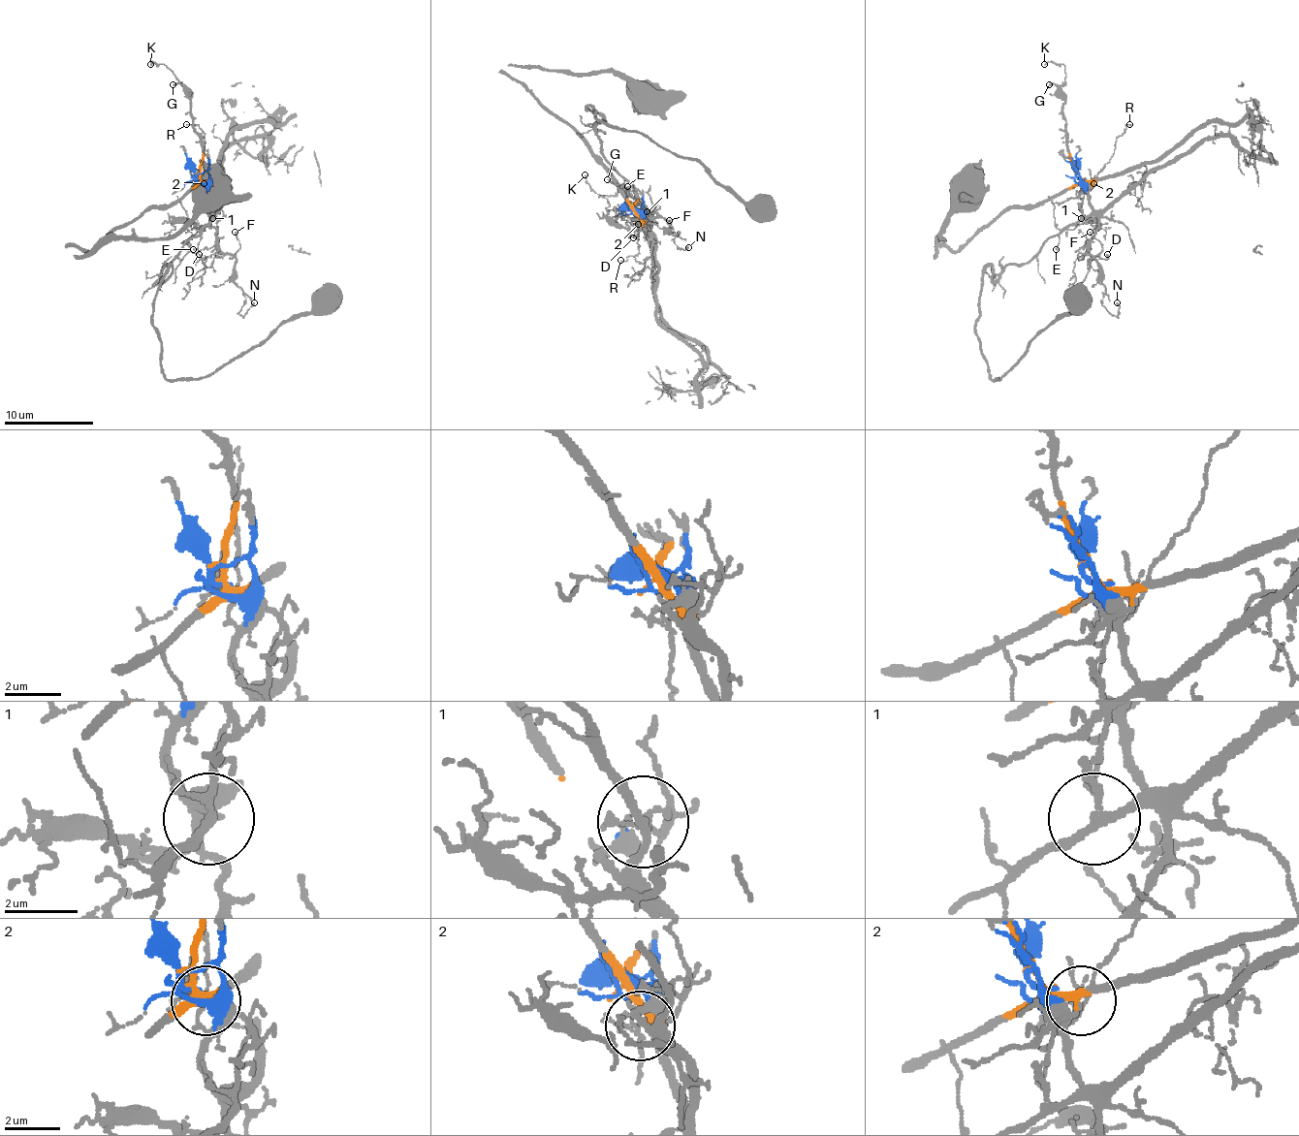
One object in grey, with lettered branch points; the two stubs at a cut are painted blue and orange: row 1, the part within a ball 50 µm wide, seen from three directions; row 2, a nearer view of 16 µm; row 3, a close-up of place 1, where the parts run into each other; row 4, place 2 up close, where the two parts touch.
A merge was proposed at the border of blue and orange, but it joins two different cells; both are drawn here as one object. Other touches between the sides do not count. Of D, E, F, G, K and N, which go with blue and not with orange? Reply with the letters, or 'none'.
D, E, F, N

